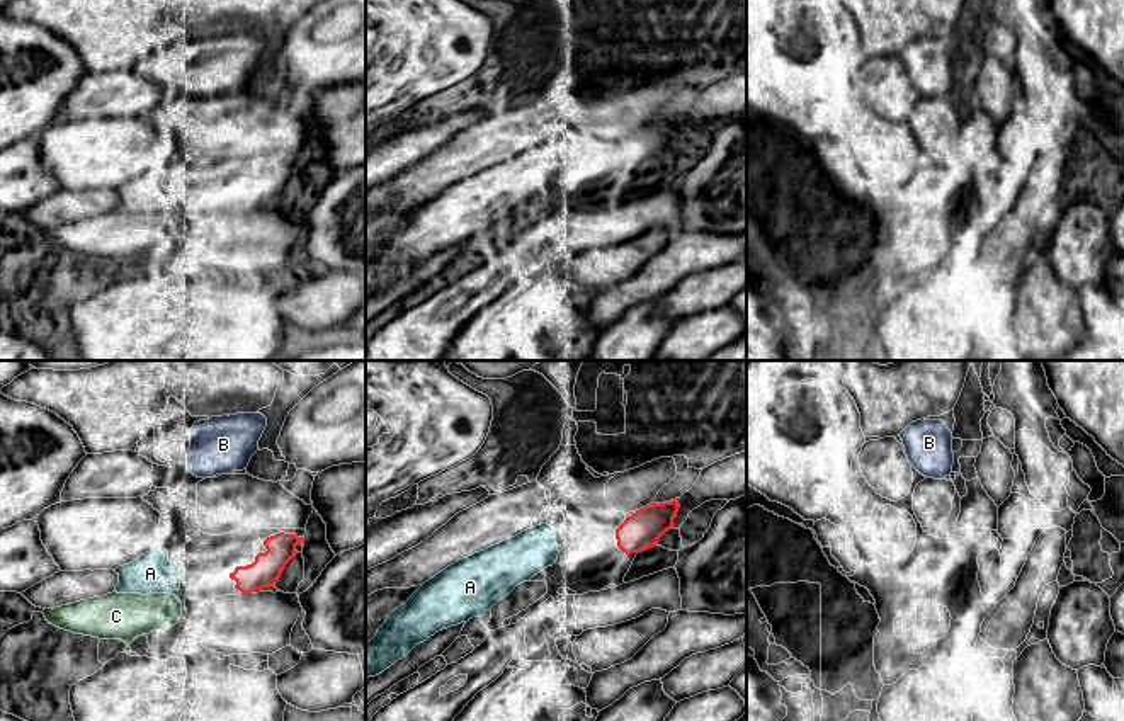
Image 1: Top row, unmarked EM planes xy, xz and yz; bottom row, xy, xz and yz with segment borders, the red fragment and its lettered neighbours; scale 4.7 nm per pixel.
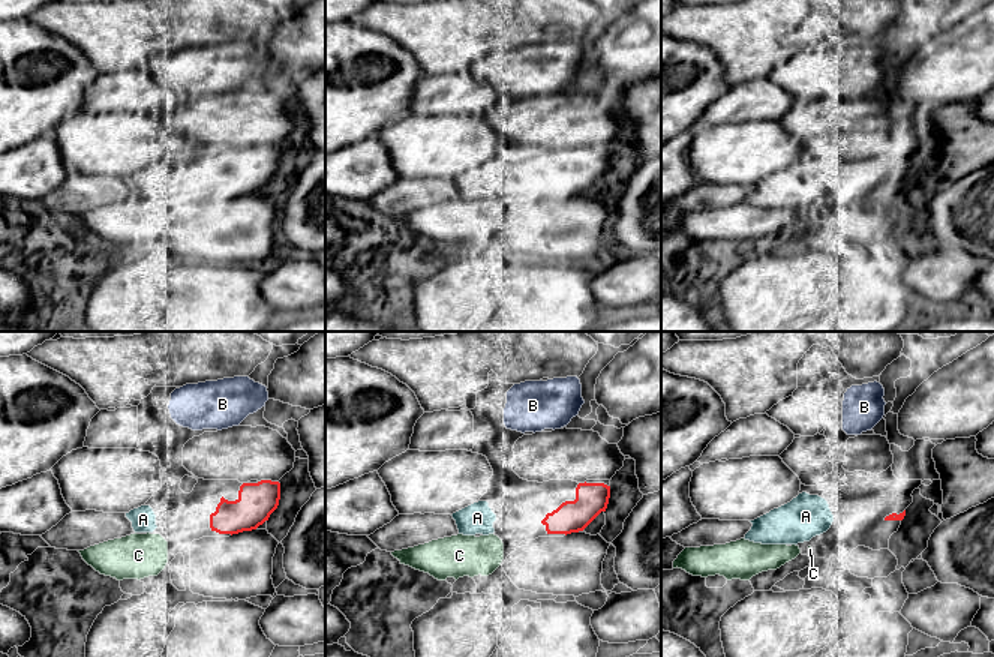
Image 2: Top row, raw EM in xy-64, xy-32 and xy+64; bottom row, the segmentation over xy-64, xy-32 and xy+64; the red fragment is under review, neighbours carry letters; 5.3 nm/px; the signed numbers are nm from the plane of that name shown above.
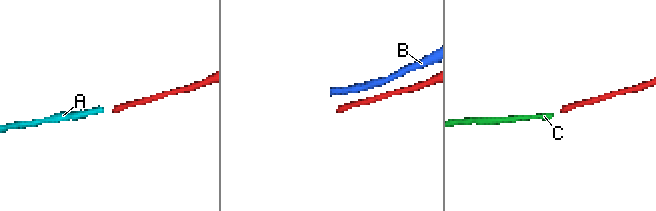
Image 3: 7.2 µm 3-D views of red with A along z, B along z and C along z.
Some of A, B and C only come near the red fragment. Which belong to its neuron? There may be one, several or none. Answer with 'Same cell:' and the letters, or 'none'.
Same cell: A

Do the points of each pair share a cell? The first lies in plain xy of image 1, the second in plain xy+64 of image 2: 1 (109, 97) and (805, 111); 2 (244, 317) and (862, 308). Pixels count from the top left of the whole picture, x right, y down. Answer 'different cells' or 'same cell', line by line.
1: different cells
2: same cell

